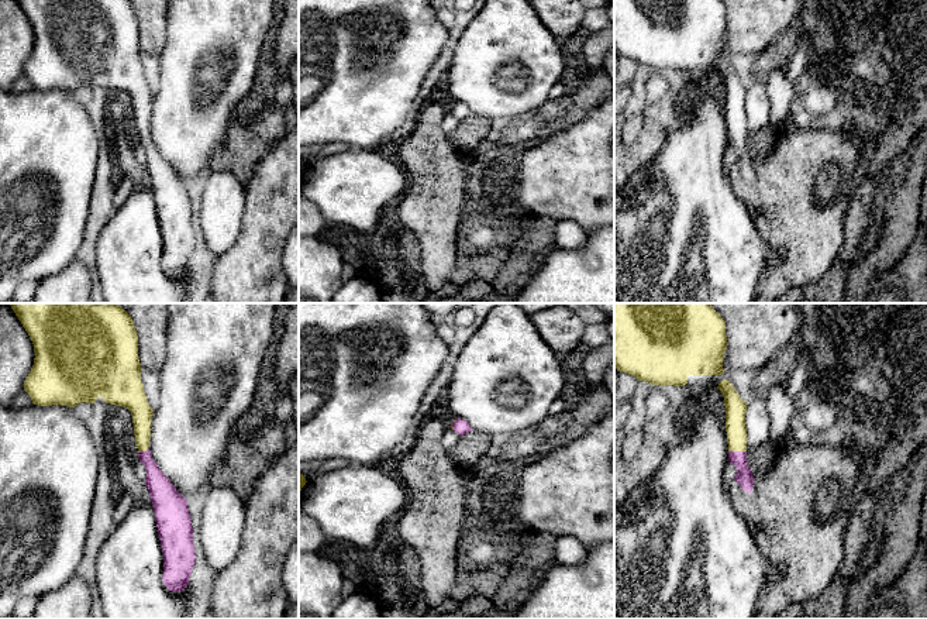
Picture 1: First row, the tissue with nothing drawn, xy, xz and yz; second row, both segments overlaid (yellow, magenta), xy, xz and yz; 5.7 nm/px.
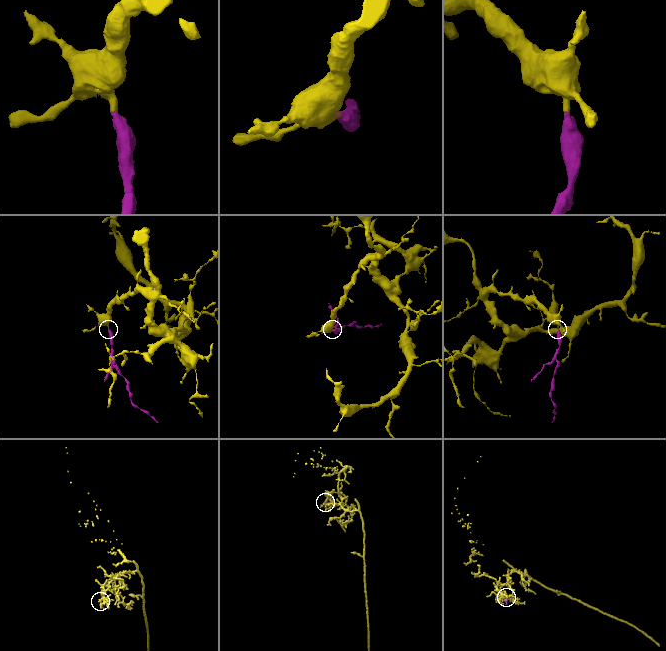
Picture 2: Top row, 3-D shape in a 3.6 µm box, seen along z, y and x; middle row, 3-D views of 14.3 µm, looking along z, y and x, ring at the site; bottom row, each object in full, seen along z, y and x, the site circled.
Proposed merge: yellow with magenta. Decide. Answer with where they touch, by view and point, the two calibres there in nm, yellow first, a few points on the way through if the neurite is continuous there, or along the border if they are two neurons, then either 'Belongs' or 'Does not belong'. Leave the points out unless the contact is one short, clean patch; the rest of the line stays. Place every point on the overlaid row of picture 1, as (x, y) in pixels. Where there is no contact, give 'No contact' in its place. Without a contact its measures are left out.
Touches yellow at yz (737, 450). Thickness 120 nm (yellow) against 100 nm. Path across: yz (736, 408), (737, 450), (744, 478). Belongs

